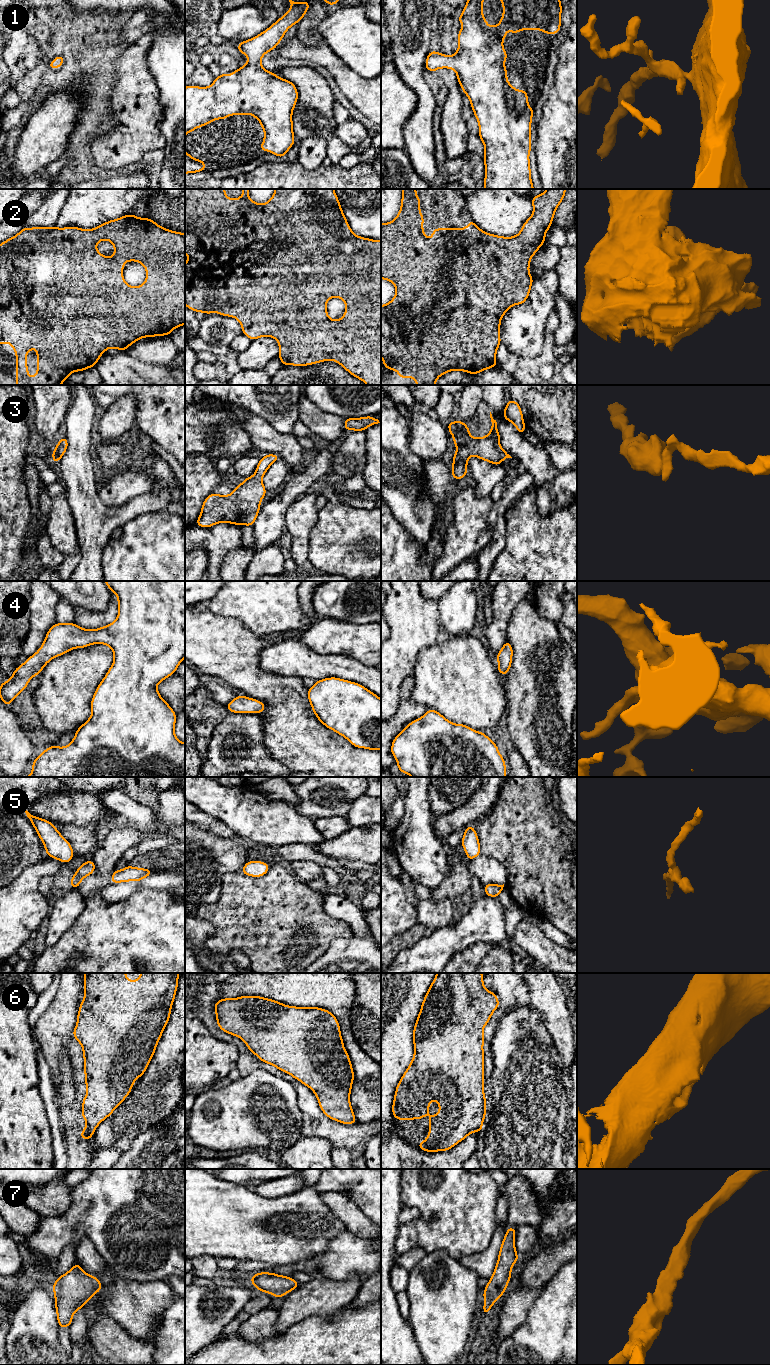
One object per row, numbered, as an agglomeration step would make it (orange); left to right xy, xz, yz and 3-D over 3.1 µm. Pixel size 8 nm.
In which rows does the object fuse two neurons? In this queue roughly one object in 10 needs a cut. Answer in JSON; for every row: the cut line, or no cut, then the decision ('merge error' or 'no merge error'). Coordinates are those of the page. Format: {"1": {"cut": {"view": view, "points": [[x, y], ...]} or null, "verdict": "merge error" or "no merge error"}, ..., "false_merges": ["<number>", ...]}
{"1": {"cut": null, "verdict": "no merge error"}, "2": {"cut": null, "verdict": "no merge error"}, "3": {"cut": null, "verdict": "no merge error"}, "4": {"cut": null, "verdict": "no merge error"}, "5": {"cut": null, "verdict": "no merge error"}, "6": {"cut": null, "verdict": "no merge error"}, "7": {"cut": null, "verdict": "no merge error"}, "false_merges": []}

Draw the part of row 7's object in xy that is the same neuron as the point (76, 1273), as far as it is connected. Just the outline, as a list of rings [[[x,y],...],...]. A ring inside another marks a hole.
[[[76,1262],[66,1273],[53,1283],[55,1308],[59,1329],[70,1327],[72,1317],[79,1308],[102,1289],[102,1283],[93,1275],[88,1275]]]

